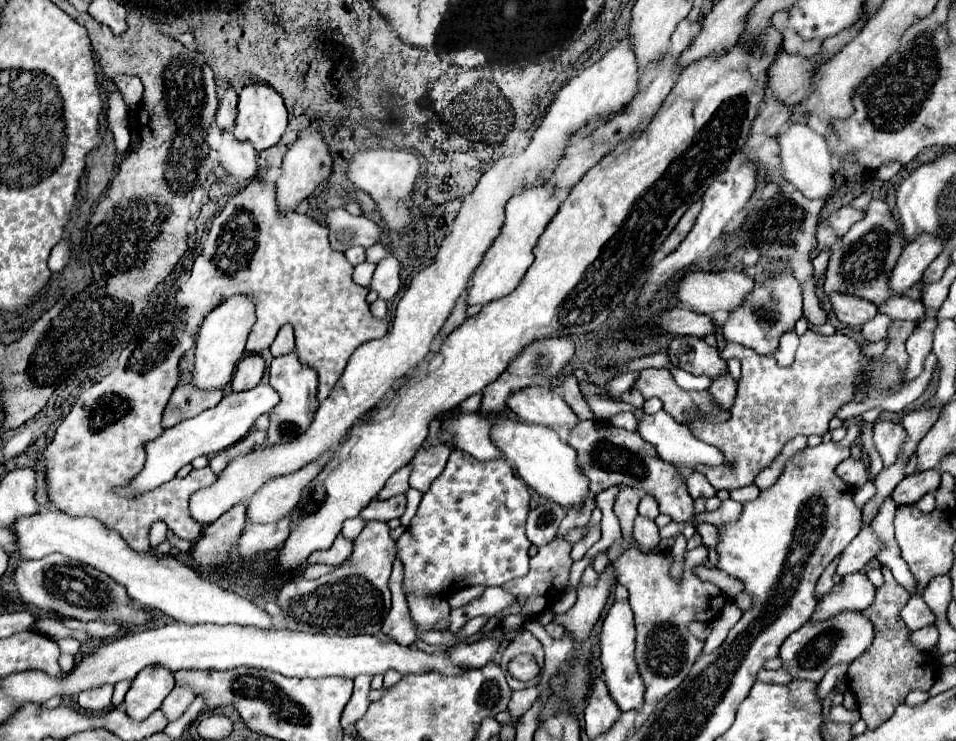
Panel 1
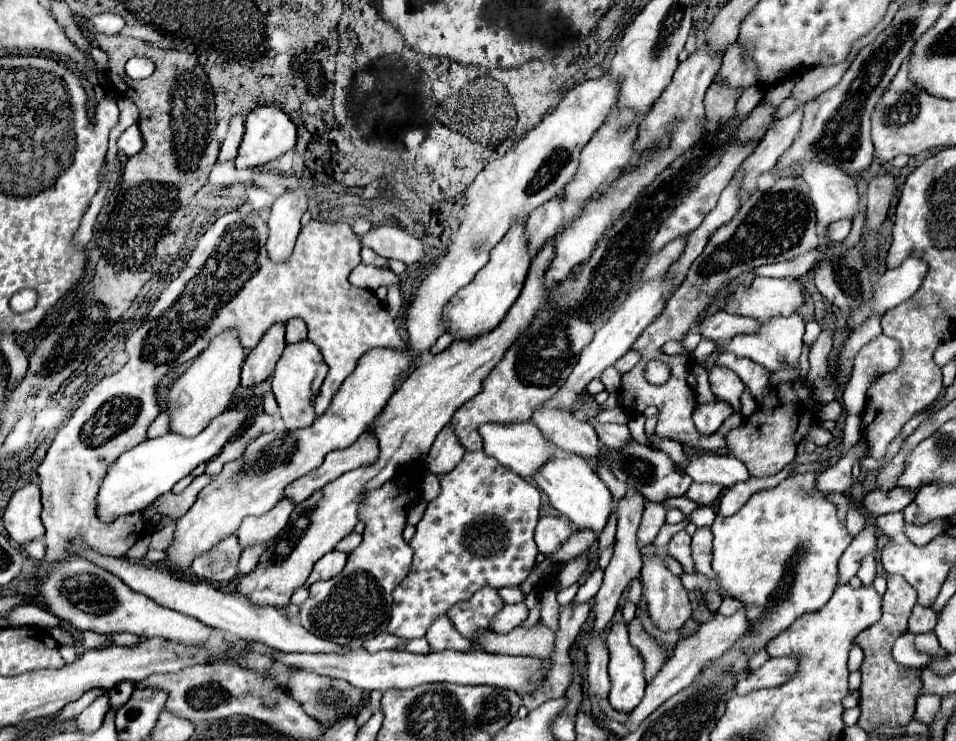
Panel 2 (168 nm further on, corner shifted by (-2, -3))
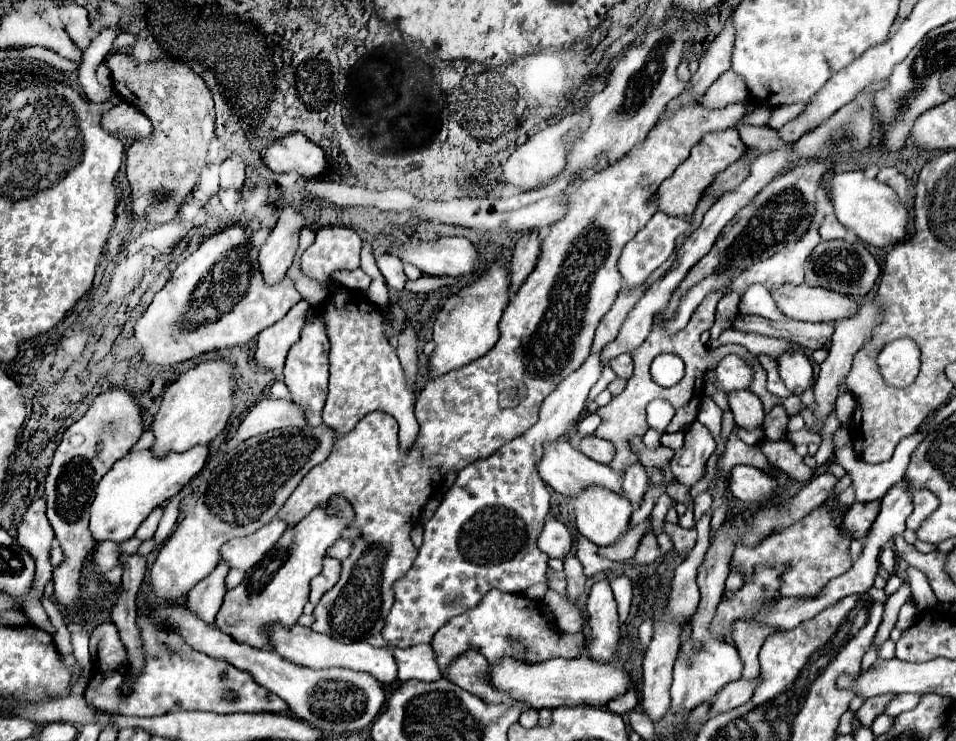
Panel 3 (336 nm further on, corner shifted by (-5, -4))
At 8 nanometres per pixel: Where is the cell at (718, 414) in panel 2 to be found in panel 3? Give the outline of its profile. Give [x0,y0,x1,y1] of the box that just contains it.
[670,420,716,486]

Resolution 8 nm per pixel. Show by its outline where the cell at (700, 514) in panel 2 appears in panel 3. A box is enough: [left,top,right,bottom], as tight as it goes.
[666,482,692,510]

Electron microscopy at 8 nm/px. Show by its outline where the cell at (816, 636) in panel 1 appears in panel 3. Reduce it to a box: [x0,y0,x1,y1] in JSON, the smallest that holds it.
[712,676,762,714]

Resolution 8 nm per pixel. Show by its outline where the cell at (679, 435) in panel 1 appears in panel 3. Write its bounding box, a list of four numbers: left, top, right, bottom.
[728,466,776,502]

